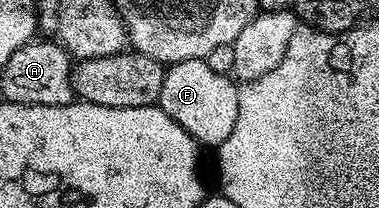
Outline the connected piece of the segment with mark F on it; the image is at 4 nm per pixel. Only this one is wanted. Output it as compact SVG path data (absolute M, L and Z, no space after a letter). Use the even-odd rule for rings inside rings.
M204 59L179 61L165 67L163 87L159 89L156 106L161 107L167 117L183 125L183 129L191 133L191 137L196 139L202 148L216 149L223 141L227 141L227 137L231 137L231 129L235 129L235 117L239 117L239 87L229 75L215 73L215 69L211 69L211 65L207 65Z

